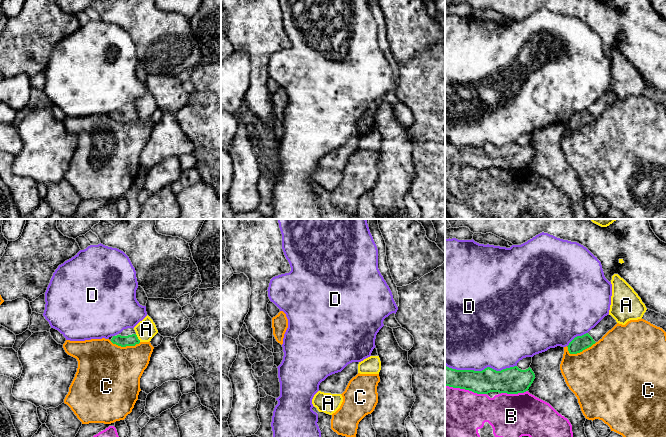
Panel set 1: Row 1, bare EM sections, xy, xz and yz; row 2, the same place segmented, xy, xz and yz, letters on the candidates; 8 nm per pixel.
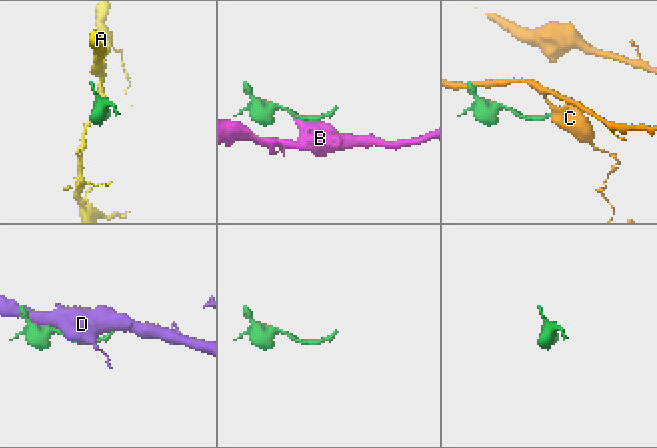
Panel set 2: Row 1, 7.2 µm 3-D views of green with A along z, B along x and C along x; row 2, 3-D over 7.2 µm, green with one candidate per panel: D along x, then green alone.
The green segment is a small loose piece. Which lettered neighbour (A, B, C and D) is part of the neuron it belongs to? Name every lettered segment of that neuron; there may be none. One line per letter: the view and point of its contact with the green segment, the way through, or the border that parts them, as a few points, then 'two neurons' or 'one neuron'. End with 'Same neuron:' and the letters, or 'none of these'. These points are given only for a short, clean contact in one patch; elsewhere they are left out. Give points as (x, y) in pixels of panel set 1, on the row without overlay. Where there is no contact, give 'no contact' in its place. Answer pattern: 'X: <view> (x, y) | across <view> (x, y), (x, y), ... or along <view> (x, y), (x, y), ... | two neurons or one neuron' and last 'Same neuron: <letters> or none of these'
A: xy (137, 114) | along xy (135, 110), (140, 117) | two neurons
B: yz (466, 165) | two neurons
C: yz (579, 128) | along yz (596, 118), (576, 129), (570, 129), (566, 122) | two neurons
D: yz (482, 146) | two neurons
Same neuron: none of these

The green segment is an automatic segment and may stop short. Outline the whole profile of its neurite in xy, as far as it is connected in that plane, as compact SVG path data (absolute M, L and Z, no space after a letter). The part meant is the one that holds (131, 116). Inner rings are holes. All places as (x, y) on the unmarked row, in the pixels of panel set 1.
M134 104L124 105L121 109L108 114L113 120L121 123L135 122L140 119Z

